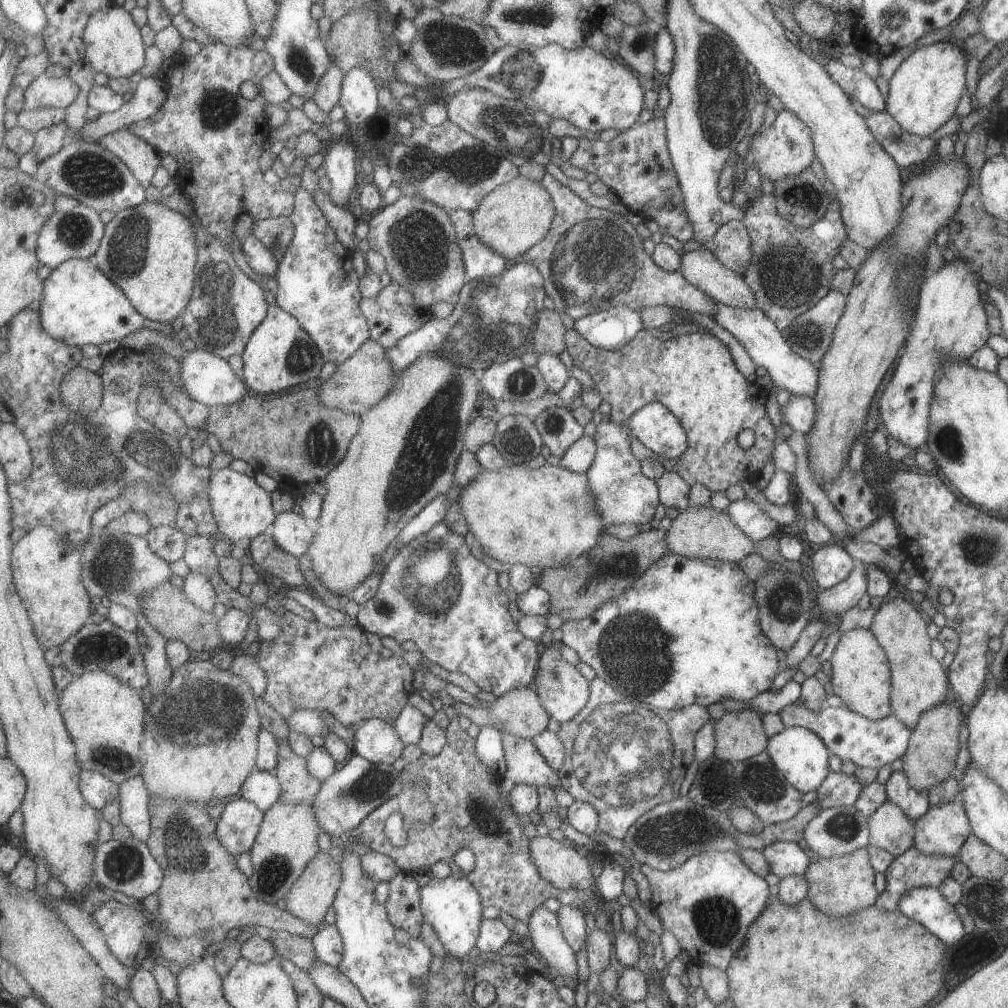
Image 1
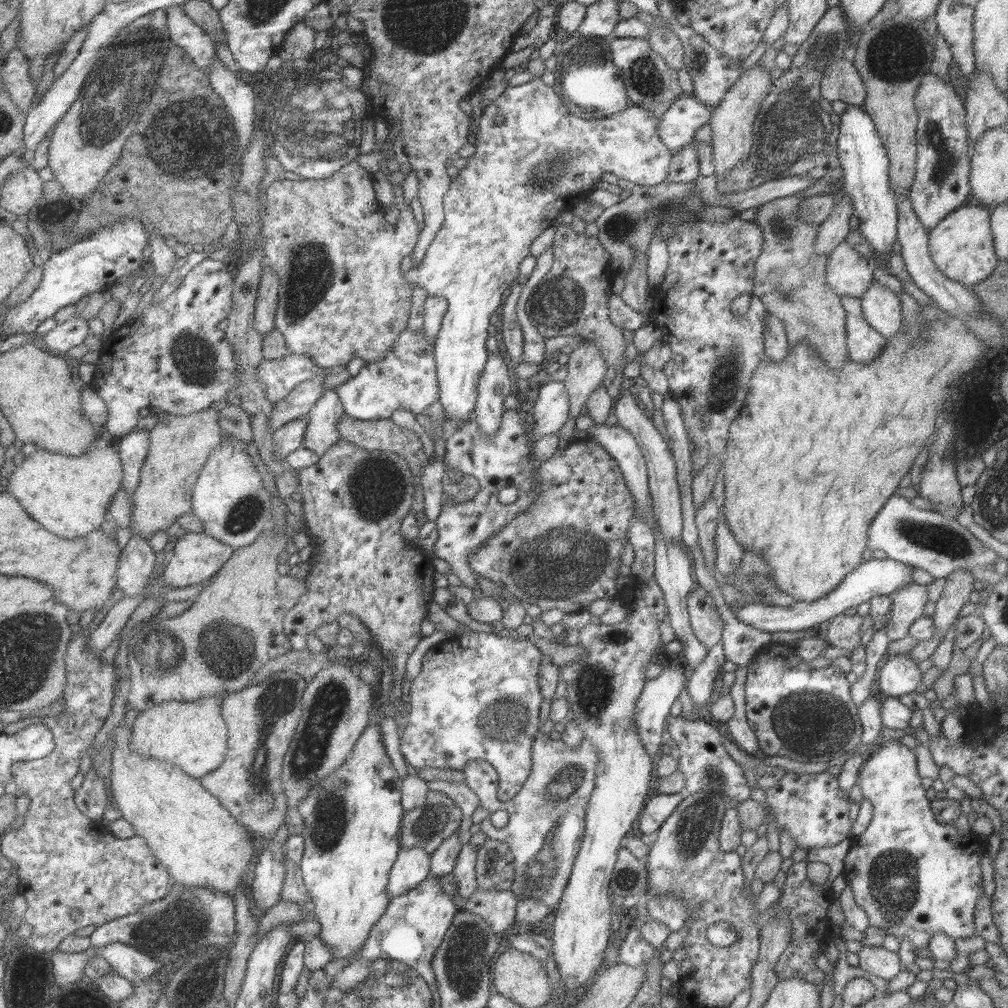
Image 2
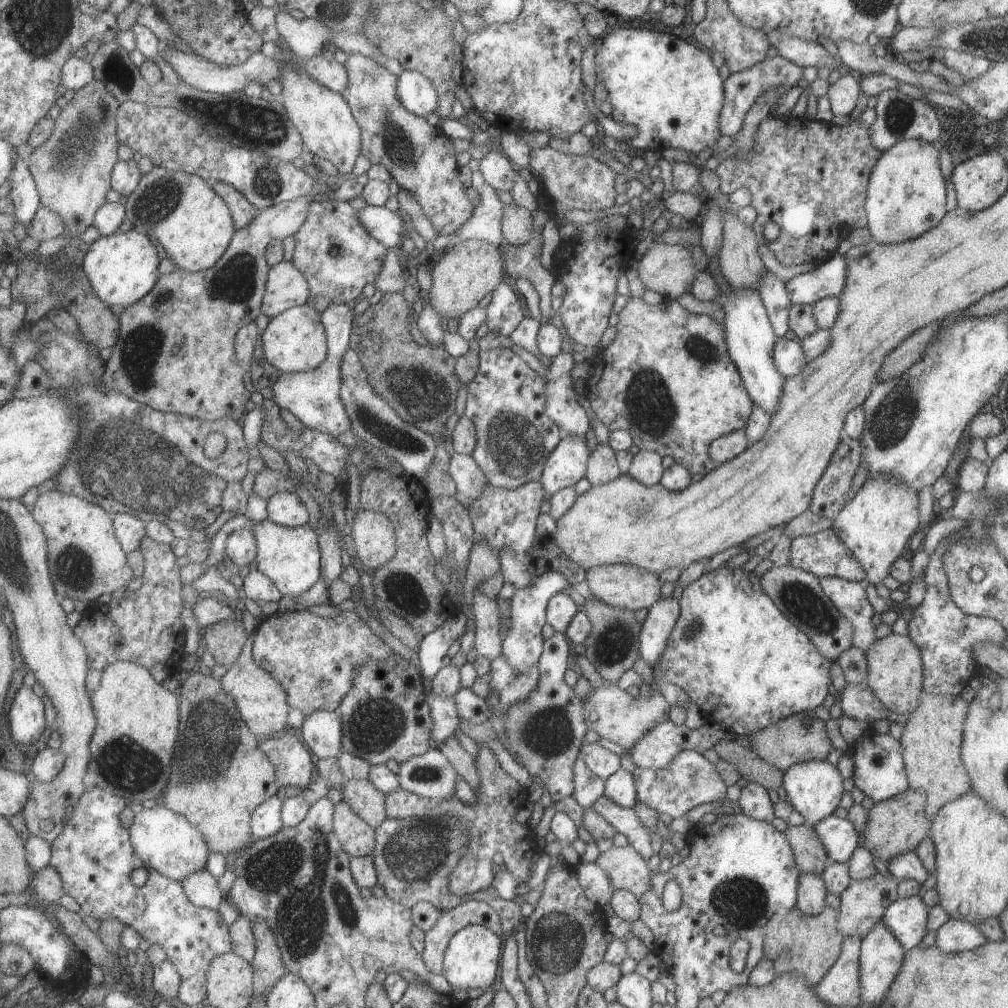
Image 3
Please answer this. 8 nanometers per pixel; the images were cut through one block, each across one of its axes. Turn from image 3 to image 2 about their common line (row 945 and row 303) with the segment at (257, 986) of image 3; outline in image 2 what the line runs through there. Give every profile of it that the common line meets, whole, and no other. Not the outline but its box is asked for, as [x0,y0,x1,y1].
[255,264,281,336]

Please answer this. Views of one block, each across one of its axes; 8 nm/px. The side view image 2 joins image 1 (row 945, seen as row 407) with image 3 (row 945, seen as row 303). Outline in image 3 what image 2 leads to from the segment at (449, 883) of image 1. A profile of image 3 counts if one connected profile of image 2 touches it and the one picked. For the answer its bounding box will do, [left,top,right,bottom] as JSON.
[444,925,503,990]

